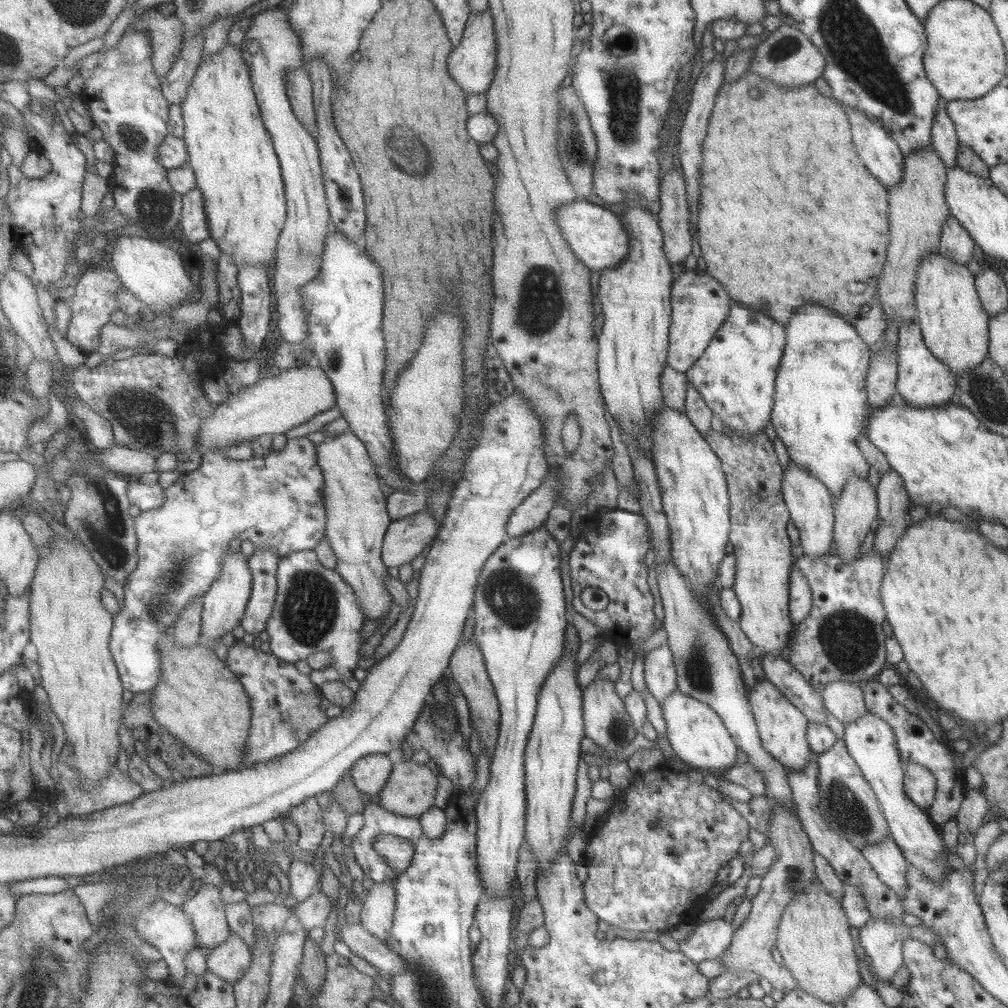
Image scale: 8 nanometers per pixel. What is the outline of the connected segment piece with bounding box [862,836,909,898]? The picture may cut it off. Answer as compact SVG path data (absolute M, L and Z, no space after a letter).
M891 836L882 840L880 845L864 847L862 854L877 872L879 879L896 892L899 898L907 894L906 873L909 863L904 859L902 851Z

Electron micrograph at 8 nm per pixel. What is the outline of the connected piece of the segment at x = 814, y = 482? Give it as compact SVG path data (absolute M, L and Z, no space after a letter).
M791 462L783 473L783 499L800 534L803 556L818 558L832 552L834 546L833 526L835 523L834 500L826 485L815 476L810 476L805 468Z

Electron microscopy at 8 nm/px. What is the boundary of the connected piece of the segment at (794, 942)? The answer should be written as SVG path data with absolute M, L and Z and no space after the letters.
M812 882L796 896L782 915L775 946L802 990L826 1004L844 1003L863 983L852 941L855 931L848 923L842 903L832 898L821 884Z

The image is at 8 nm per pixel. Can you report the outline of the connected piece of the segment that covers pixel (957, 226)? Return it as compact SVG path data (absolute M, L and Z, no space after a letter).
M951 214L944 225L939 254L956 264L967 265L974 258L975 240Z

